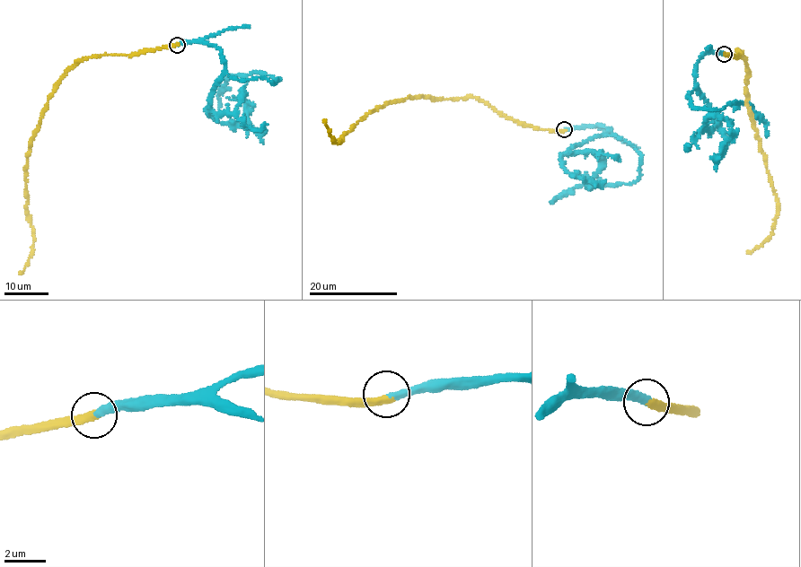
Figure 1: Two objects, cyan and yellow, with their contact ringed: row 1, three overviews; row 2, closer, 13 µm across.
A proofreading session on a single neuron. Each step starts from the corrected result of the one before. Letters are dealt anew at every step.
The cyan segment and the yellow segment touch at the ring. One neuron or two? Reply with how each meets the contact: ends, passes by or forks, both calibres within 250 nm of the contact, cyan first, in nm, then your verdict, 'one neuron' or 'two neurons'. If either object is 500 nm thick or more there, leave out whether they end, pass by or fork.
cyan ends; yellow ends; calibres 360 and 400 nm; one neuron

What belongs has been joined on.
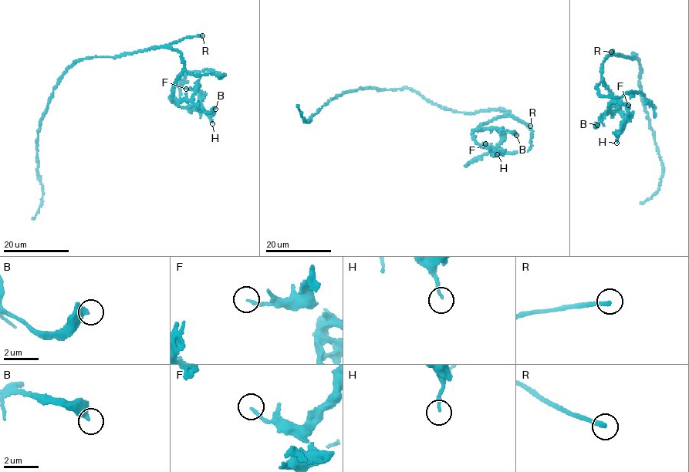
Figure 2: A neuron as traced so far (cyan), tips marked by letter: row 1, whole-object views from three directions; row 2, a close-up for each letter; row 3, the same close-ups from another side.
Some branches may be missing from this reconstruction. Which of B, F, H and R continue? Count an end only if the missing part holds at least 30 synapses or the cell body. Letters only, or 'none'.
R

